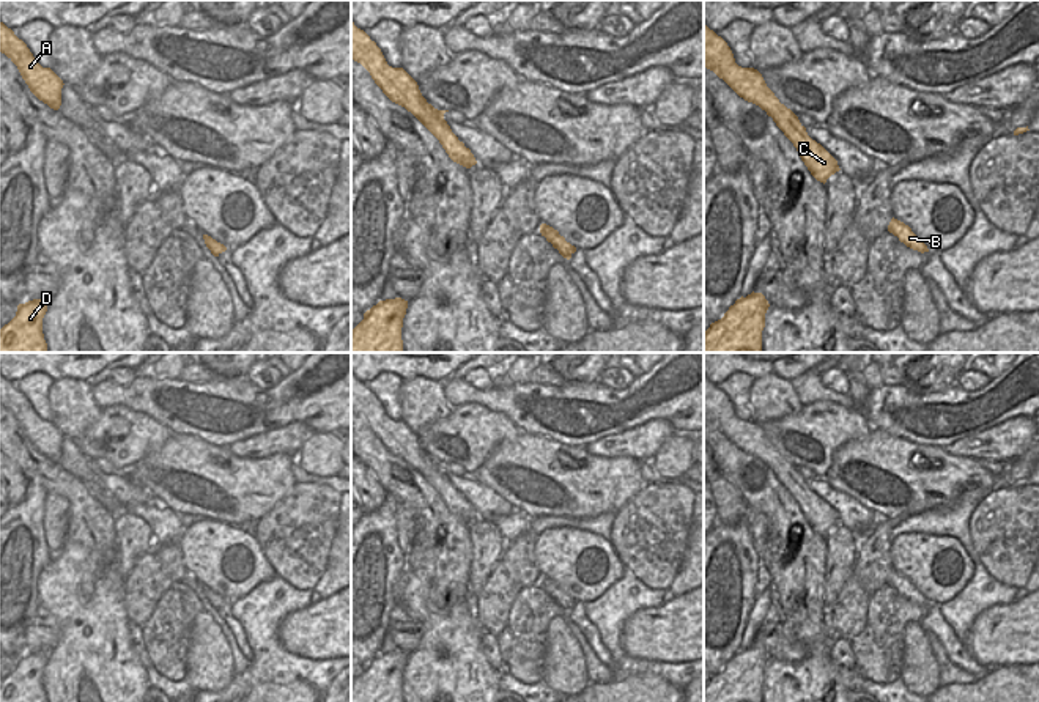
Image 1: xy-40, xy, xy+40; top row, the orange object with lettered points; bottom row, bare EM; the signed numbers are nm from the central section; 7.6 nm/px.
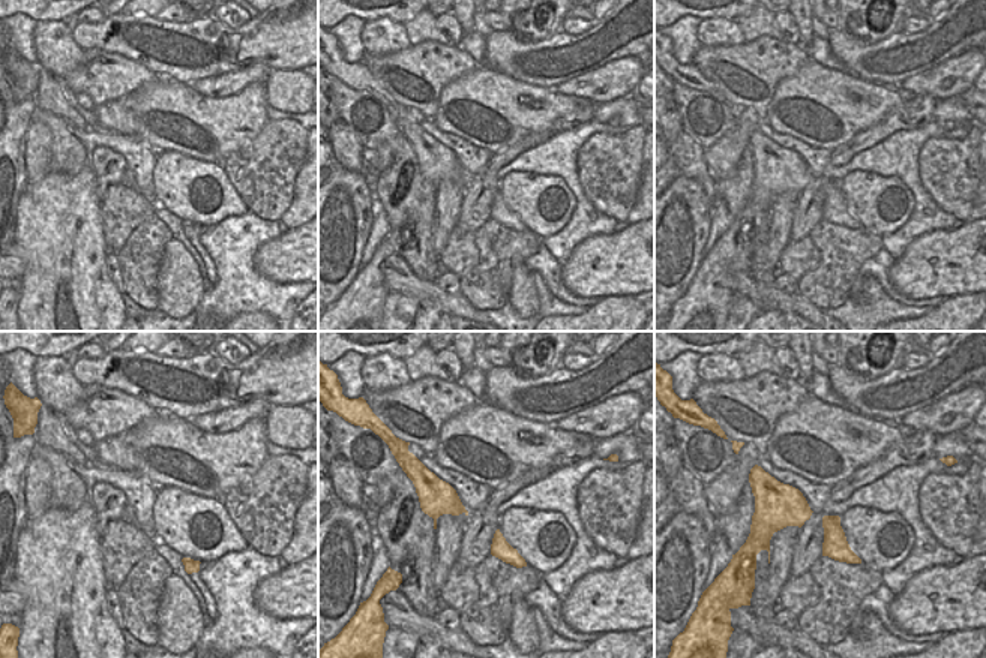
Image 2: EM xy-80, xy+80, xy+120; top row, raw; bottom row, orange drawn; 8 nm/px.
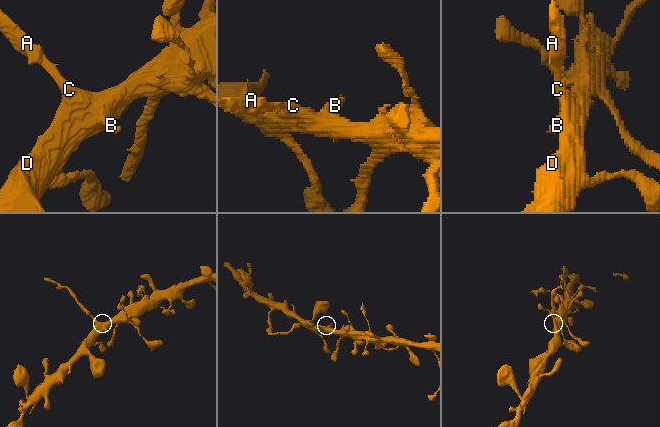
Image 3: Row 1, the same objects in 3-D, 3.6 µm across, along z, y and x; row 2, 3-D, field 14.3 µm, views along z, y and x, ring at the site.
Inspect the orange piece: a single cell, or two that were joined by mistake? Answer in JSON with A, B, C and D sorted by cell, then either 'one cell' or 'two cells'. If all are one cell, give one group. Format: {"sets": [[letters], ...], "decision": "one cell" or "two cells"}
{"sets": [["A"], ["B", "C", "D"]], "decision": "two cells"}

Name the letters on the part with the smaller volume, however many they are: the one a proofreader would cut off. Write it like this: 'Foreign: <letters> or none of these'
Foreign: A

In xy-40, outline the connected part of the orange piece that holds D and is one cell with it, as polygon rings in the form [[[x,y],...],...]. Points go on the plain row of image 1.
[[[33,652],[17,658],[16,669],[0,682],[0,702],[47,702],[43,671],[47,652]]]

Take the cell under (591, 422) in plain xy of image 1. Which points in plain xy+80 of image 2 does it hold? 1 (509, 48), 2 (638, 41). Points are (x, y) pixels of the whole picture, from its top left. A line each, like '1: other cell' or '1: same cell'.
1: same cell
2: same cell

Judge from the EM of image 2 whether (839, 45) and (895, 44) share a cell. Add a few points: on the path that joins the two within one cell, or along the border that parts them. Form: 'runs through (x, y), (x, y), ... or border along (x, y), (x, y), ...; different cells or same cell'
runs through (853, 51), (881, 50); same cell

